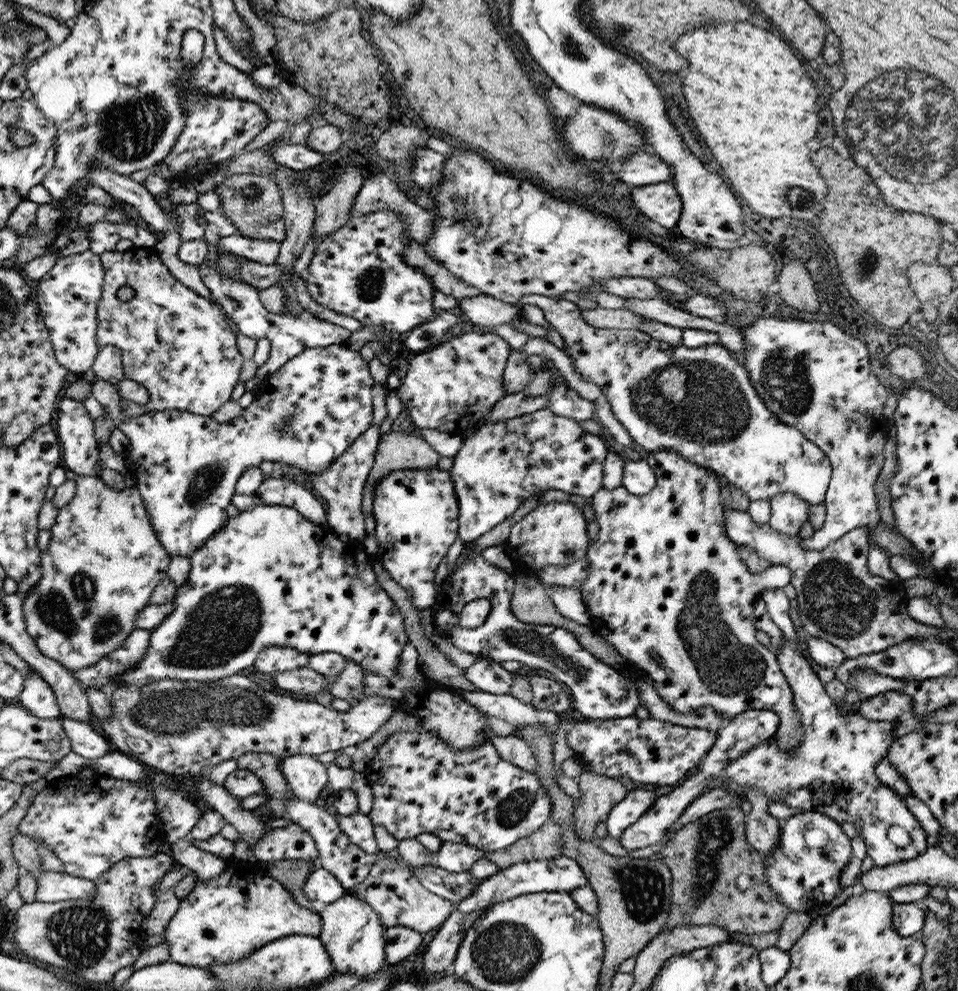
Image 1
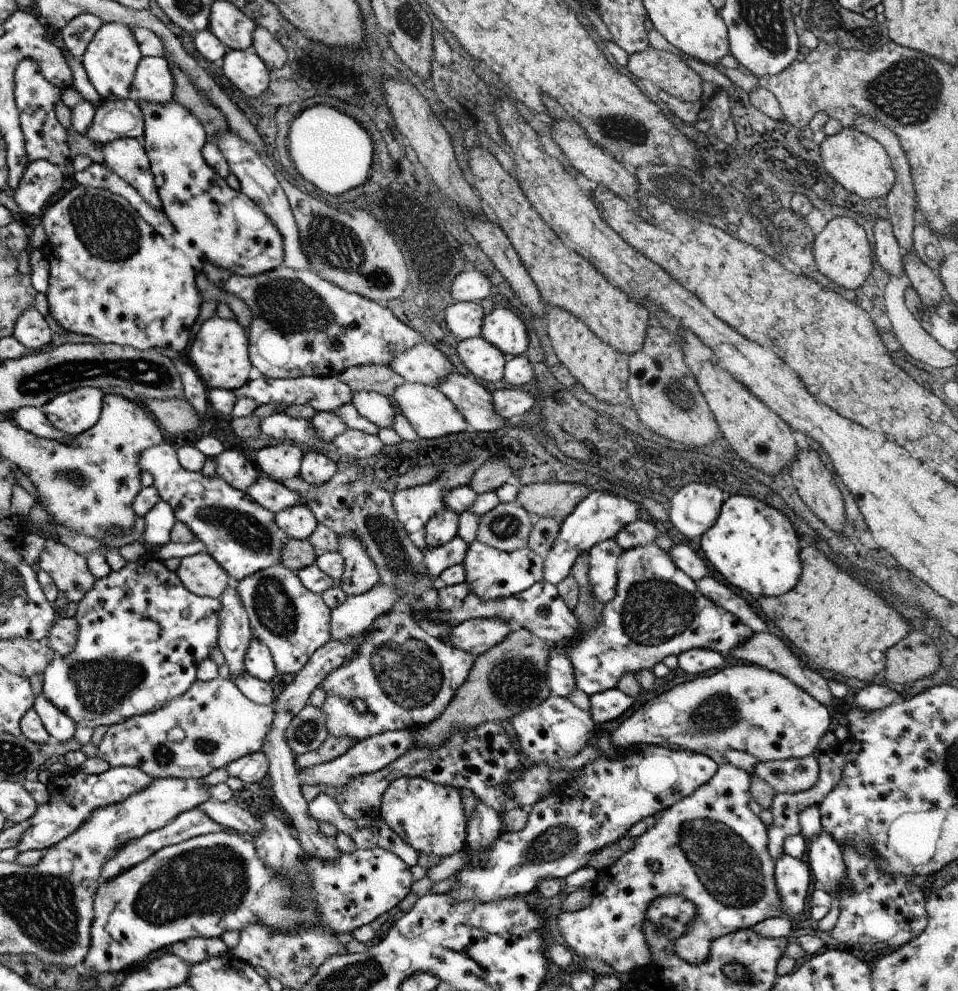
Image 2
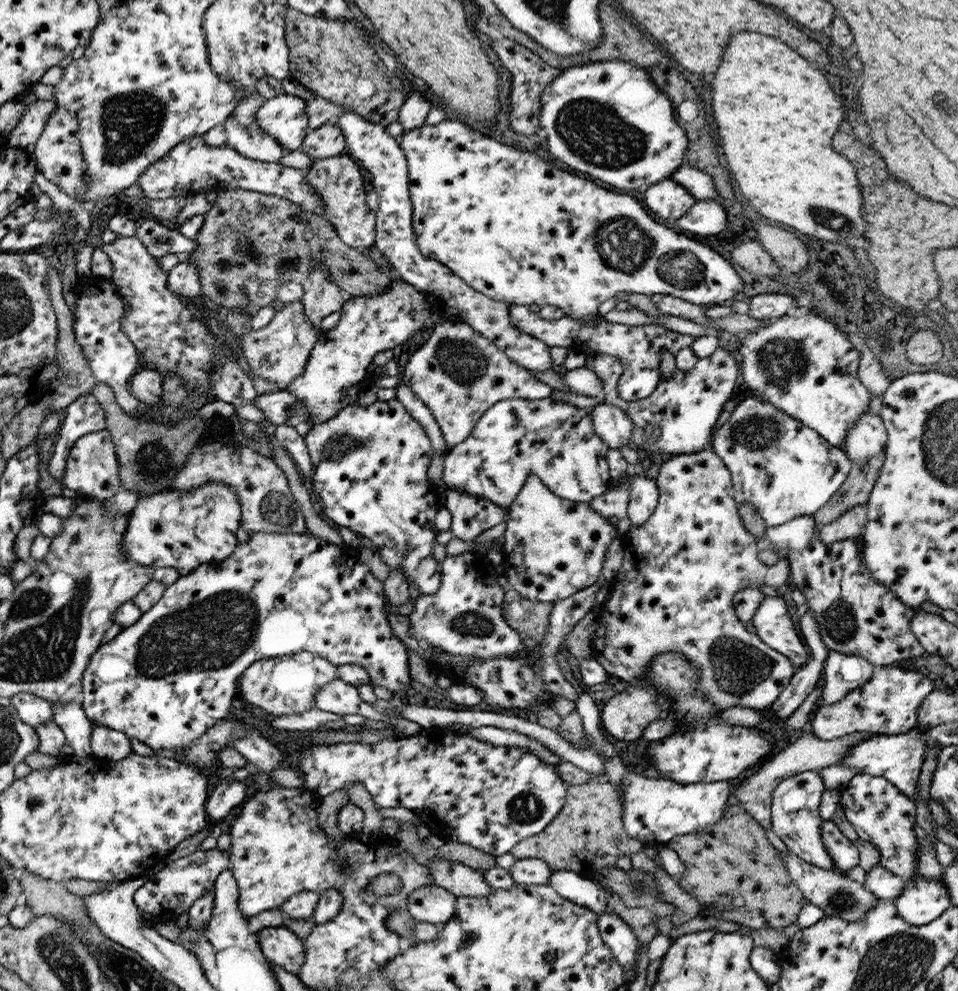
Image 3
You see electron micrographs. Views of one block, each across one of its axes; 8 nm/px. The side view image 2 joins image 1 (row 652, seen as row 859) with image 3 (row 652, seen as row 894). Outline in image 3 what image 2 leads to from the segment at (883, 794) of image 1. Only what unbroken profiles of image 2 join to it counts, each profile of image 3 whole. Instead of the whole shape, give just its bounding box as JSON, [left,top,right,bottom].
[753,596,806,668]

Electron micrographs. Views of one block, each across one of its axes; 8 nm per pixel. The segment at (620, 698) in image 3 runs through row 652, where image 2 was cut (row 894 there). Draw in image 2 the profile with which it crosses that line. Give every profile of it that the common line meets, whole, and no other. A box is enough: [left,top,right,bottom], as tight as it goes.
[559,763,783,974]

